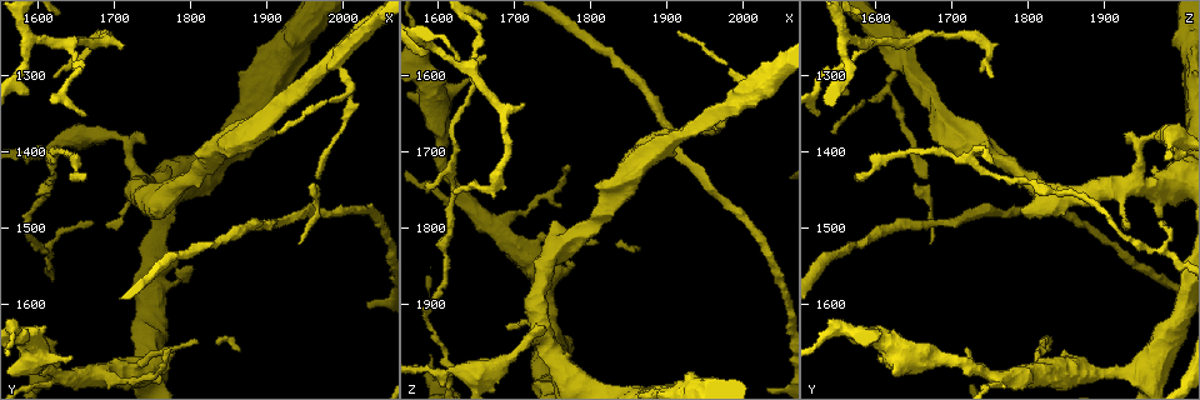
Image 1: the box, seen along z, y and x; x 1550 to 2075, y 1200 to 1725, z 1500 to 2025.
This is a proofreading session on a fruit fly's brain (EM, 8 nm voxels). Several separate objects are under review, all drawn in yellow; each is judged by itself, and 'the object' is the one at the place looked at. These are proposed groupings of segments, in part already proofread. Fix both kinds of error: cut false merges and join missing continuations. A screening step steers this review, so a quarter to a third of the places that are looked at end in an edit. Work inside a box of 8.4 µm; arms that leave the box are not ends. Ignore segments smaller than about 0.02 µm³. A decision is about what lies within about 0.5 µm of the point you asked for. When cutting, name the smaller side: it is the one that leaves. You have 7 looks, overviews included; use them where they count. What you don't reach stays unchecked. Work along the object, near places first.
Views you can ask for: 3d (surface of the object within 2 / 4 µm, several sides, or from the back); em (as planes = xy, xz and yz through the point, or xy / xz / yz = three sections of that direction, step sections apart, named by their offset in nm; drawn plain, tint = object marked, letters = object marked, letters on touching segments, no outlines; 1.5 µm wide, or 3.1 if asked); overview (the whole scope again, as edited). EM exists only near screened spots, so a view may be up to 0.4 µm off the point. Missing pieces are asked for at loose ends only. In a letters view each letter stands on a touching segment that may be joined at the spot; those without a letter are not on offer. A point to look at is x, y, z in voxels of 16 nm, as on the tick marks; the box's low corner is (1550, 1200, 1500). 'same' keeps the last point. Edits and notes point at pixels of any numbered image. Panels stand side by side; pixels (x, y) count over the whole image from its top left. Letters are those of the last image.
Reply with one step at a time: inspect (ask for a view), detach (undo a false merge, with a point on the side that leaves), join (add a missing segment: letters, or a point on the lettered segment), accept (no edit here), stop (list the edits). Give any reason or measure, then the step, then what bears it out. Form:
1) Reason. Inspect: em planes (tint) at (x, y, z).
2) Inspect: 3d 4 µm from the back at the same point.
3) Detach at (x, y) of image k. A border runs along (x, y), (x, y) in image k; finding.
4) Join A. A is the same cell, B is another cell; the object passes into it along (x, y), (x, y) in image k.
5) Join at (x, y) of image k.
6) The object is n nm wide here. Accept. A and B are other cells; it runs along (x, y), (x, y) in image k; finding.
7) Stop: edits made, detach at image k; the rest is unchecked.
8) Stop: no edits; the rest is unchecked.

Free end. Inspect: em xz step 4 (letters) at (1710, 1265, 1640).

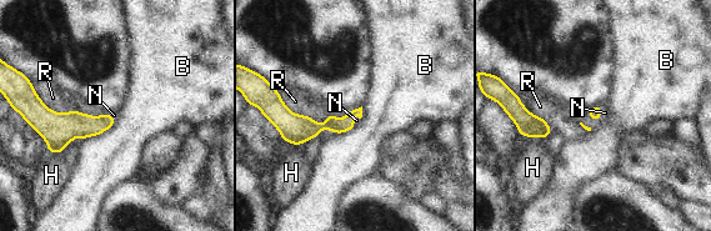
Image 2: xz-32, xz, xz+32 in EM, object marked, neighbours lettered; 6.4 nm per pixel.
Join N. N is the same cell, B, H and R are other cells; the object passes into it along (595, 113), (600, 116), (605, 113) in image 2; the neuron continues.

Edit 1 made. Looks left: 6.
See it whole again. Inspect: overview.

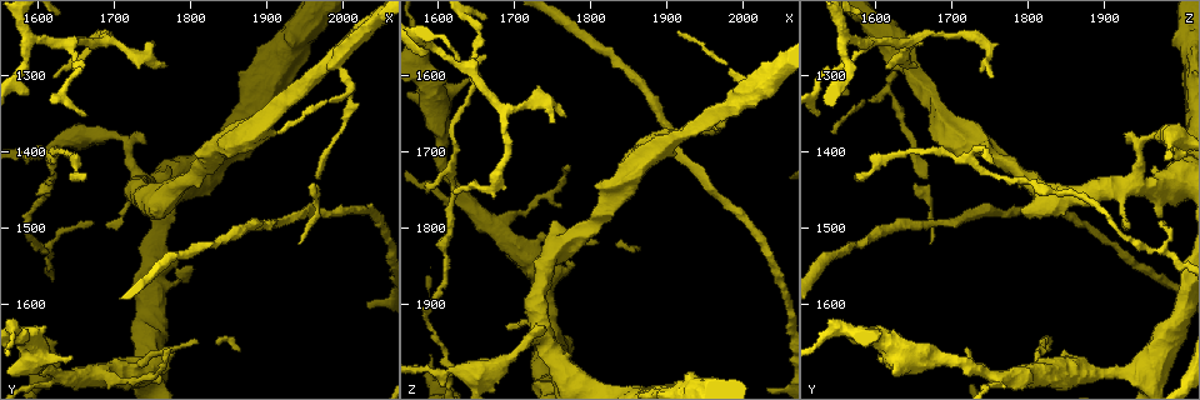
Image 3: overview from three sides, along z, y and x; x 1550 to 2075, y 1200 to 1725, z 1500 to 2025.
Tapers out. Inspect: em planes (letters) at (1620, 1305, 1750).

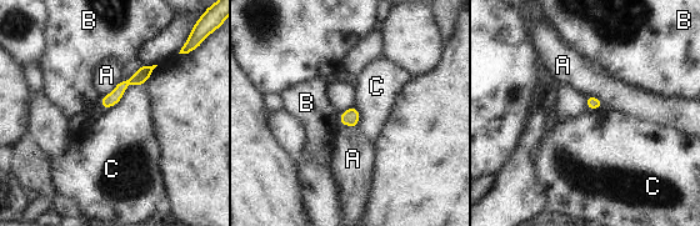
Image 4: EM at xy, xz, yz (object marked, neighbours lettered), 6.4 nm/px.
The longest contact is with C, 300 nm. Accept. A, B and C are other cells; a border runs along (141, 85), (130, 84), (103, 110) in image 4; none of them fits.

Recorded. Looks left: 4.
Tapers out. Inspect: em yz step 4 (tint) at (1775, 1660, 1720).

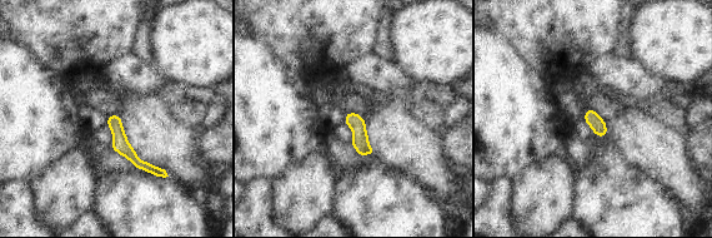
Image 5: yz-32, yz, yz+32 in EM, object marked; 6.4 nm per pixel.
Another direction. Inspect: em planes (letters) at the same point.

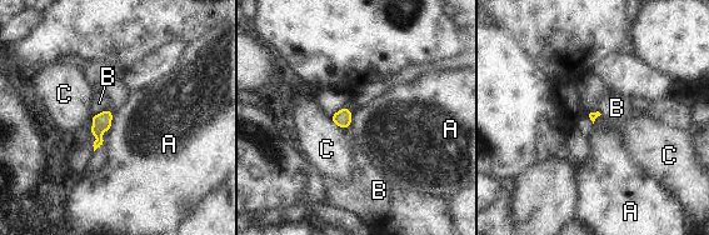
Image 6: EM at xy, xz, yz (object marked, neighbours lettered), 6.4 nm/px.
Accept. A, B and C are other cells; a border runs along (114, 113), (108, 131) in image 6; none of them fits.

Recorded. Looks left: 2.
Stop: edits made, join at image 2; the rest is unchecked.

